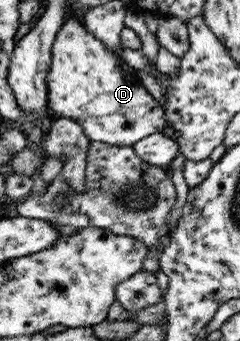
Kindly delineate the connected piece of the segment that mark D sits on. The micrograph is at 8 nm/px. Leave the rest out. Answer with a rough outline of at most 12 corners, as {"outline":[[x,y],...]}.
{"outline":[[63,22],[52,117],[132,146],[168,126],[138,72],[85,24]]}

